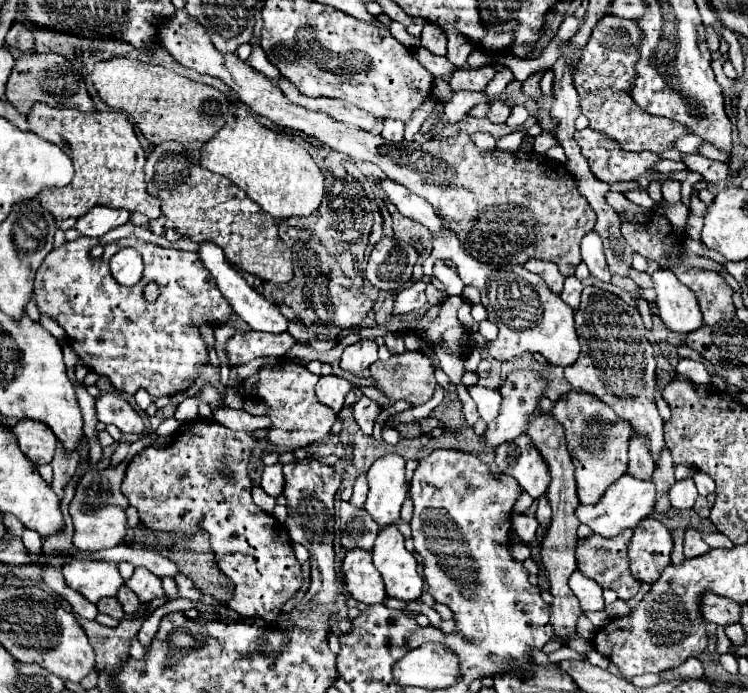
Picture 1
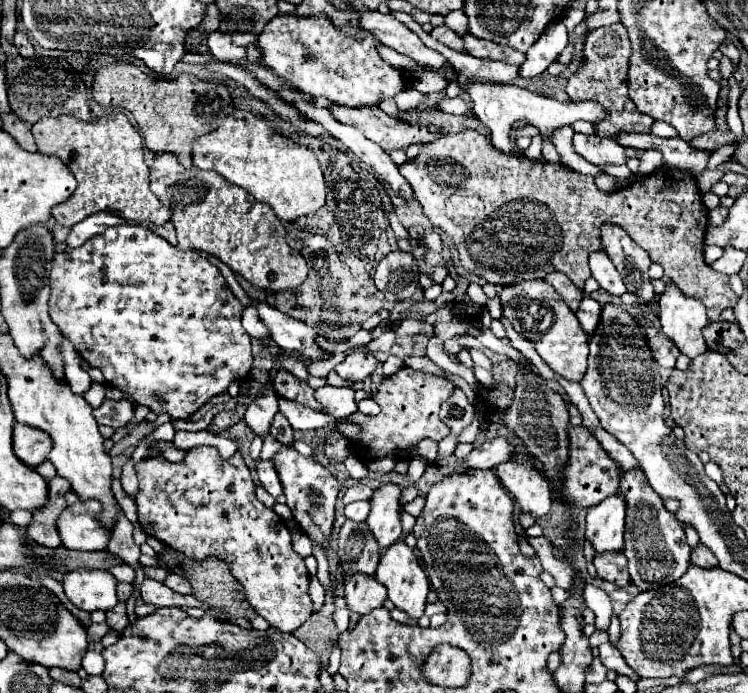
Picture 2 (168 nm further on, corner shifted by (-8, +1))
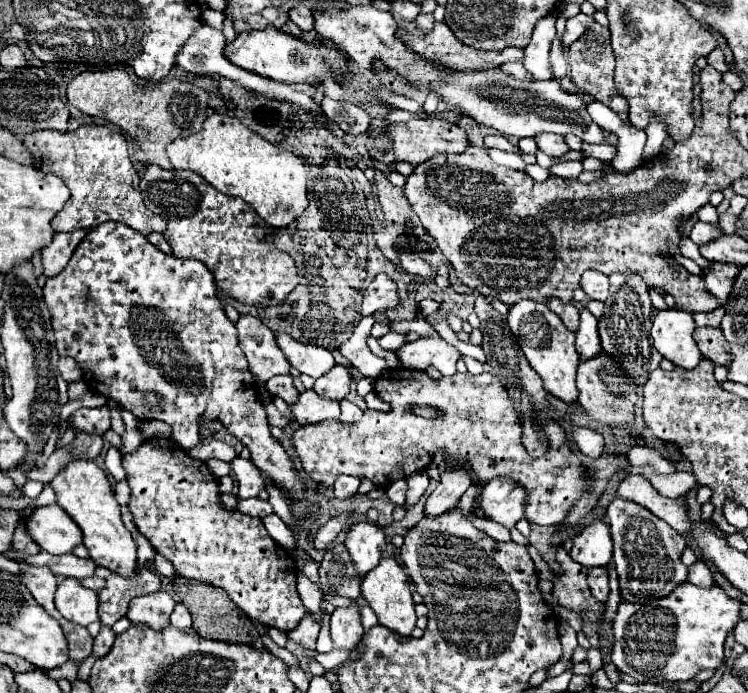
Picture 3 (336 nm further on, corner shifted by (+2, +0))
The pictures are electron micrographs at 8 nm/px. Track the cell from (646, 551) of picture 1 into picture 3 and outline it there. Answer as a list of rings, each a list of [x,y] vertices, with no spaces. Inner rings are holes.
[[[614,498],[606,512],[610,534],[614,542],[614,564],[618,570],[620,582],[620,596],[624,602],[638,602],[638,600],[658,600],[682,582],[686,582],[688,568],[682,564],[680,556],[686,548],[686,540],[676,534],[666,522],[656,518],[652,512],[642,508],[636,502],[628,502],[622,498]]]

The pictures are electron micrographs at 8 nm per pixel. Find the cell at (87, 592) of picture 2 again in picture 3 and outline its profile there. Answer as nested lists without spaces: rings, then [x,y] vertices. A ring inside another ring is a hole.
[[[66,578],[54,598],[56,610],[70,622],[78,626],[88,626],[98,620],[98,606],[96,606],[96,592],[80,586],[76,578]]]

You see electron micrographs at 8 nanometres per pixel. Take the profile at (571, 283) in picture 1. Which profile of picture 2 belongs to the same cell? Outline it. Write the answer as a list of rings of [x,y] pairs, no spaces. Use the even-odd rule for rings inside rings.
[[[584,293],[580,307],[576,311],[576,317],[578,317],[578,321],[586,333],[594,333],[594,325],[598,325],[598,313],[600,311],[602,311],[602,305],[598,301],[594,301],[588,293]]]

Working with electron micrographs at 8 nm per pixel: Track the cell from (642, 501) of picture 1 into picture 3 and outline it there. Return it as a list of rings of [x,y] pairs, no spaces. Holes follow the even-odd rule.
[[[596,520],[588,528],[584,528],[584,532],[574,538],[570,556],[584,568],[608,566],[612,560],[612,538],[608,534],[606,522]]]

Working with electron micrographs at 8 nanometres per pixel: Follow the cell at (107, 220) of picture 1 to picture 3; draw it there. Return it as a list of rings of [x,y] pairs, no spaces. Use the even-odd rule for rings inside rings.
[[[74,230],[68,234],[64,234],[64,232],[54,234],[52,246],[44,248],[44,252],[42,252],[42,264],[44,264],[44,276],[46,278],[58,276],[66,268],[70,256],[74,254],[76,246],[80,244],[80,240],[84,236],[86,236],[86,230]]]

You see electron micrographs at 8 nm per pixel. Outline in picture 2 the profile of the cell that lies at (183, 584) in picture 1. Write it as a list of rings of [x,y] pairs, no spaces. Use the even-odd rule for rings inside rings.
[[[170,573],[164,583],[166,583],[170,589],[174,589],[174,591],[178,591],[178,593],[182,593],[182,595],[192,595],[192,587],[190,587],[188,579],[184,579],[182,575]]]

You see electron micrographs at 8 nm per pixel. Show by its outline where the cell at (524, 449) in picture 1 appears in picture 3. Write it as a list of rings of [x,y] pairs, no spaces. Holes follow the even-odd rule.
[[[500,478],[488,482],[478,496],[480,516],[512,528],[524,516],[524,490]]]

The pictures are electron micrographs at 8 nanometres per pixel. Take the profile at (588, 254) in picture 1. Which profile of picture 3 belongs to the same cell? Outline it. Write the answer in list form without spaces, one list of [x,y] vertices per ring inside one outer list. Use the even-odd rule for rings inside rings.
[[[586,270],[582,274],[580,288],[586,292],[588,298],[604,302],[608,298],[608,276],[606,274],[600,274],[596,270]]]

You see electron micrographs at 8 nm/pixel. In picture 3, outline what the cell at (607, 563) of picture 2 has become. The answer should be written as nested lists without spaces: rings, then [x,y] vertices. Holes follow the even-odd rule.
[[[600,568],[600,570],[588,570],[588,586],[590,586],[592,596],[604,604],[604,602],[608,600],[608,594],[610,594],[606,568]]]

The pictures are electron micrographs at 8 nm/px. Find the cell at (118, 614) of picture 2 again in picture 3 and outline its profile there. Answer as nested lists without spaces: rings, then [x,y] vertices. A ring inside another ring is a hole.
[[[102,626],[98,638],[94,640],[94,658],[104,658],[110,652],[110,648],[112,648],[114,638],[116,636],[114,636],[112,628],[110,626]]]

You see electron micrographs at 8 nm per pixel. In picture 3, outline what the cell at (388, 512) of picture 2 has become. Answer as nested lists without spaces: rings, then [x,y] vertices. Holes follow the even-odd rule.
[[[362,522],[362,524],[352,526],[352,530],[346,536],[344,546],[350,552],[354,572],[360,578],[364,578],[382,560],[382,550],[386,546],[386,538],[382,534],[382,528]]]

